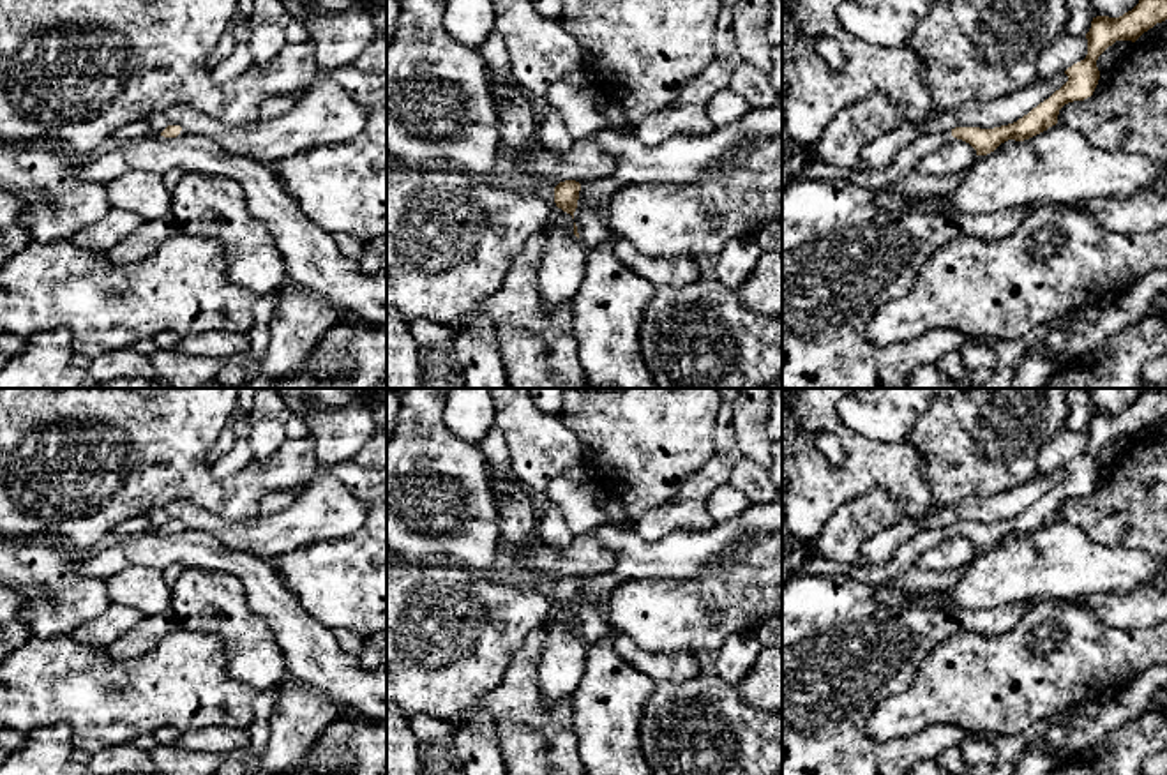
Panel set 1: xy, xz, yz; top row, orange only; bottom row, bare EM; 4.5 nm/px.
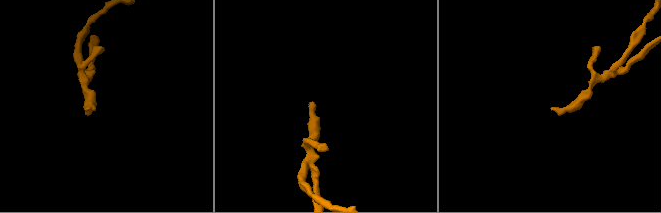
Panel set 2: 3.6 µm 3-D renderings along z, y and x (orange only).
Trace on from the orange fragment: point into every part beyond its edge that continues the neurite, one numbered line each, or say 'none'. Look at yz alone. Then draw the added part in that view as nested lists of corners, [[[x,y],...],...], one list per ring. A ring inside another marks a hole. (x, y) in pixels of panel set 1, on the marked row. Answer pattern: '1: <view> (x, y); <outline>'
1: yz (908, 158); [[[952,131],[925,132],[915,143],[904,147],[890,166],[870,171],[855,171],[849,180],[863,189],[879,191],[890,180],[904,177],[916,168],[927,154],[952,143],[953,139],[957,138],[952,136]]]

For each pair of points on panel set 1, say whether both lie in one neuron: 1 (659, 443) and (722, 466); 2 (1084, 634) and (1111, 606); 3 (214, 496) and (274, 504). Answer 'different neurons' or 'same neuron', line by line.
1: different neurons
2: different neurons
3: different neurons

